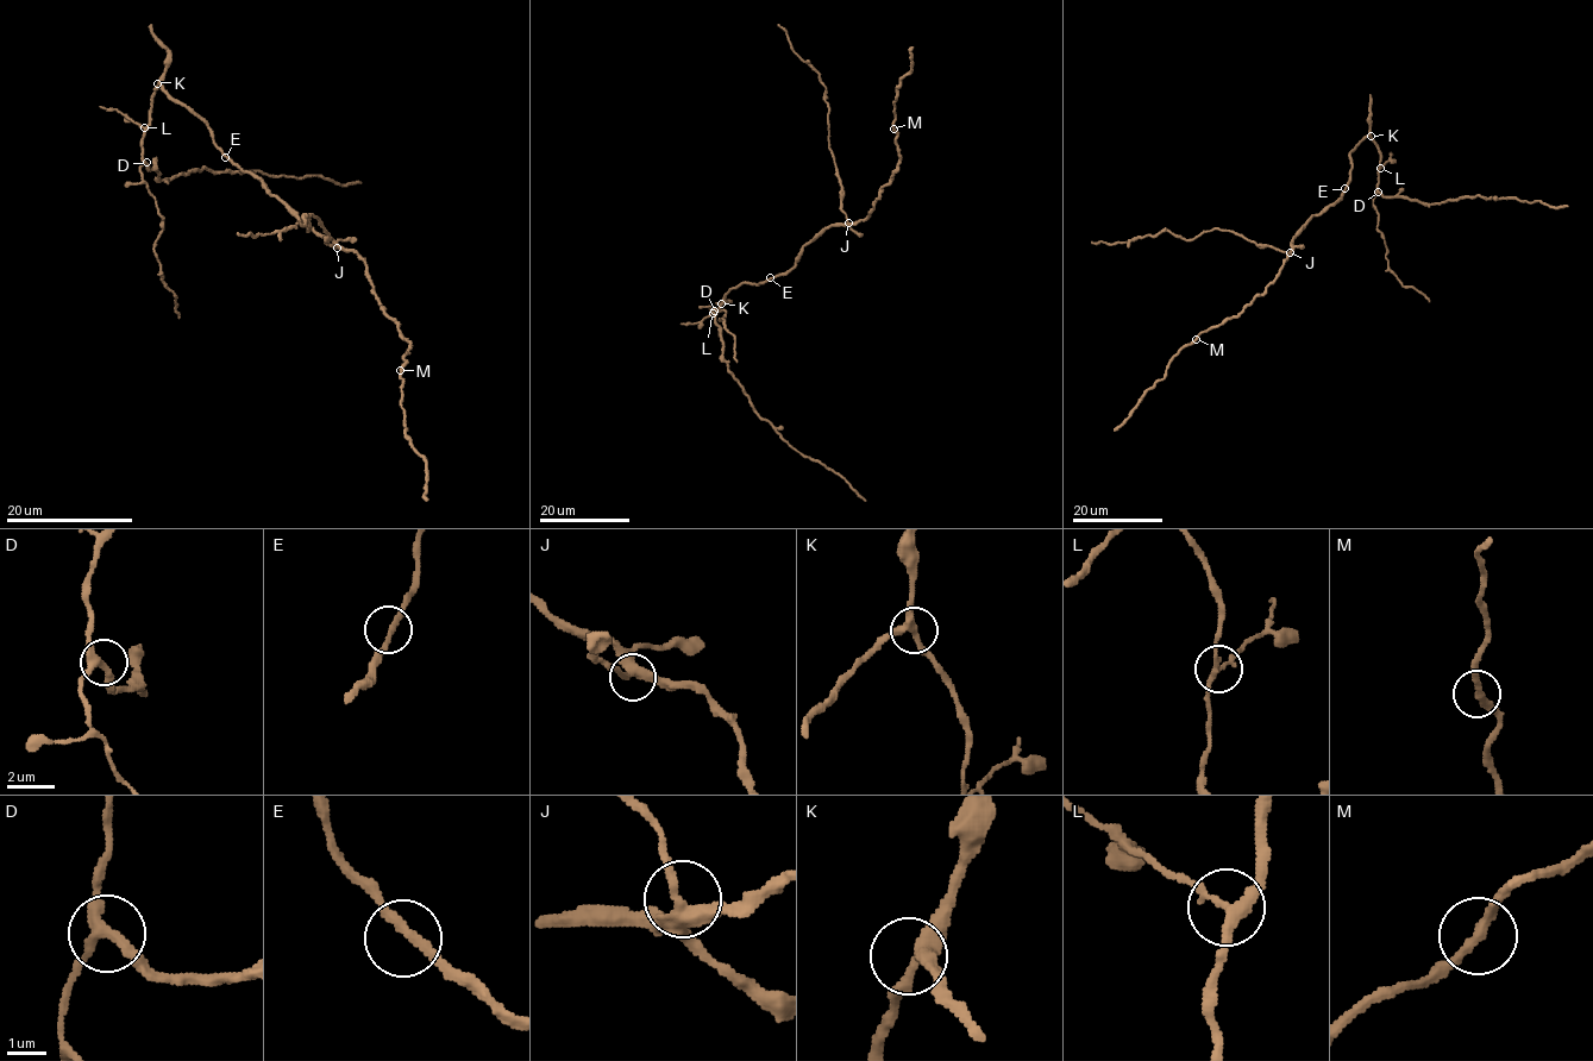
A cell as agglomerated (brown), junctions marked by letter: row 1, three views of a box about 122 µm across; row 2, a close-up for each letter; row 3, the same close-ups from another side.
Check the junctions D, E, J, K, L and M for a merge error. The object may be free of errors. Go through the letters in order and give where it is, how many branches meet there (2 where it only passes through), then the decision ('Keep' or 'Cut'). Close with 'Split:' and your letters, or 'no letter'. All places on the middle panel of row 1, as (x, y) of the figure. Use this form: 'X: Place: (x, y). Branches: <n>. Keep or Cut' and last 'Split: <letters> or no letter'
D: Place: (714, 311). Branches: 3. Keep
E: Place: (770, 277). Branches: 2. Keep
J: Place: (848, 223). Branches: 3. Keep
K: Place: (721, 303). Branches: 3. Keep
L: Place: (713, 313). Branches: 3. Cut
M: Place: (894, 129). Branches: 2. Keep
Split: L

